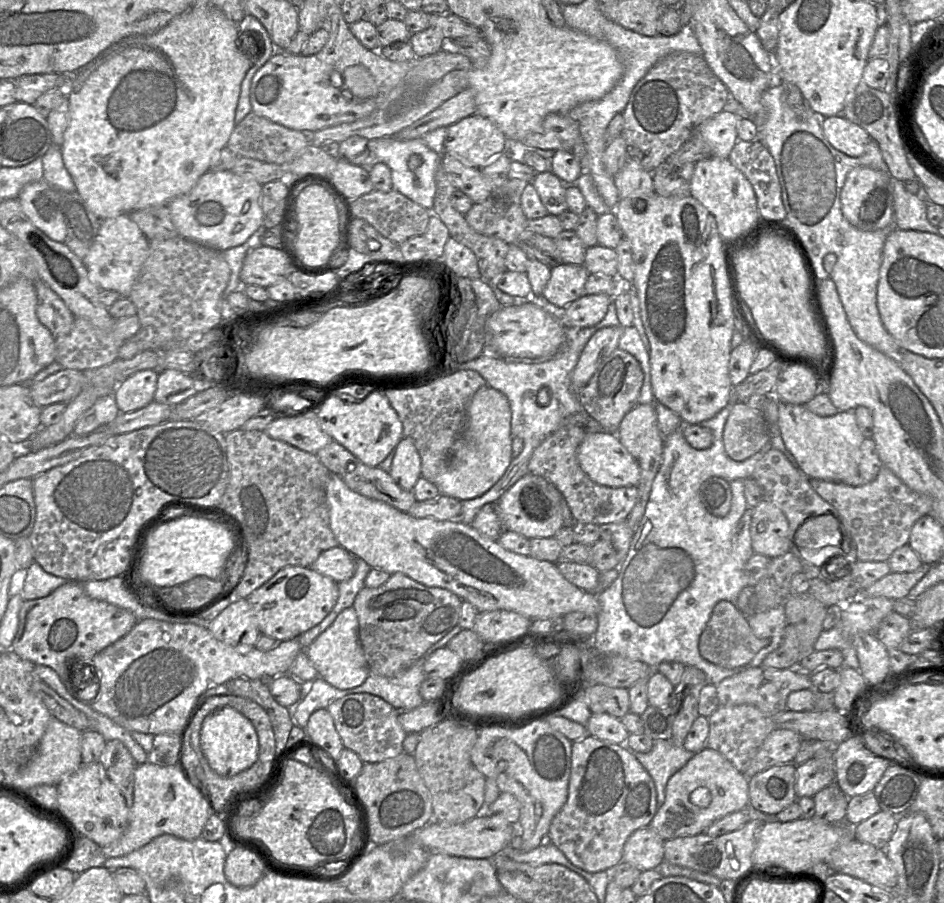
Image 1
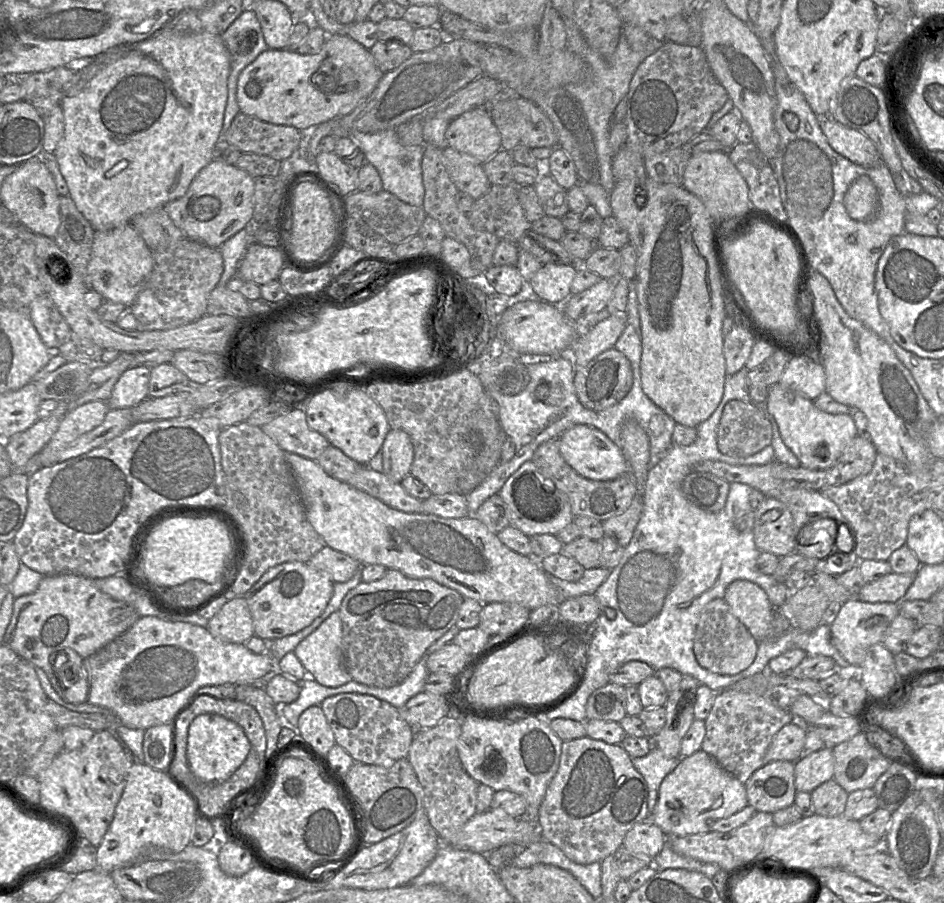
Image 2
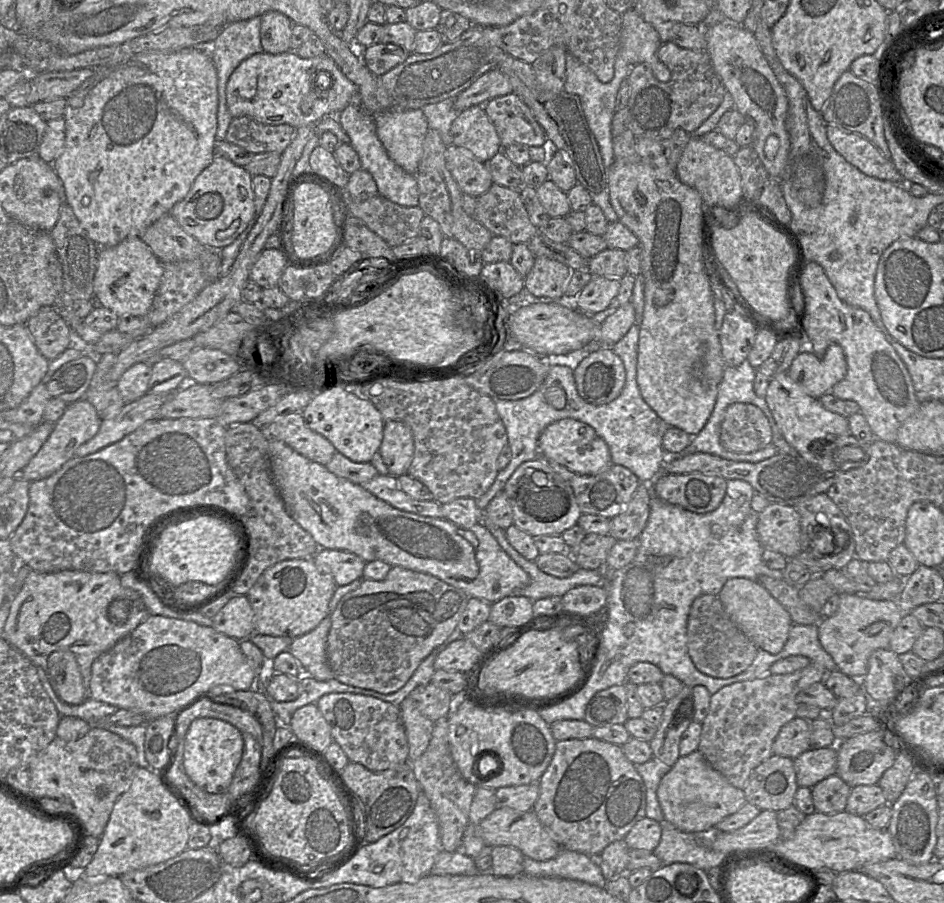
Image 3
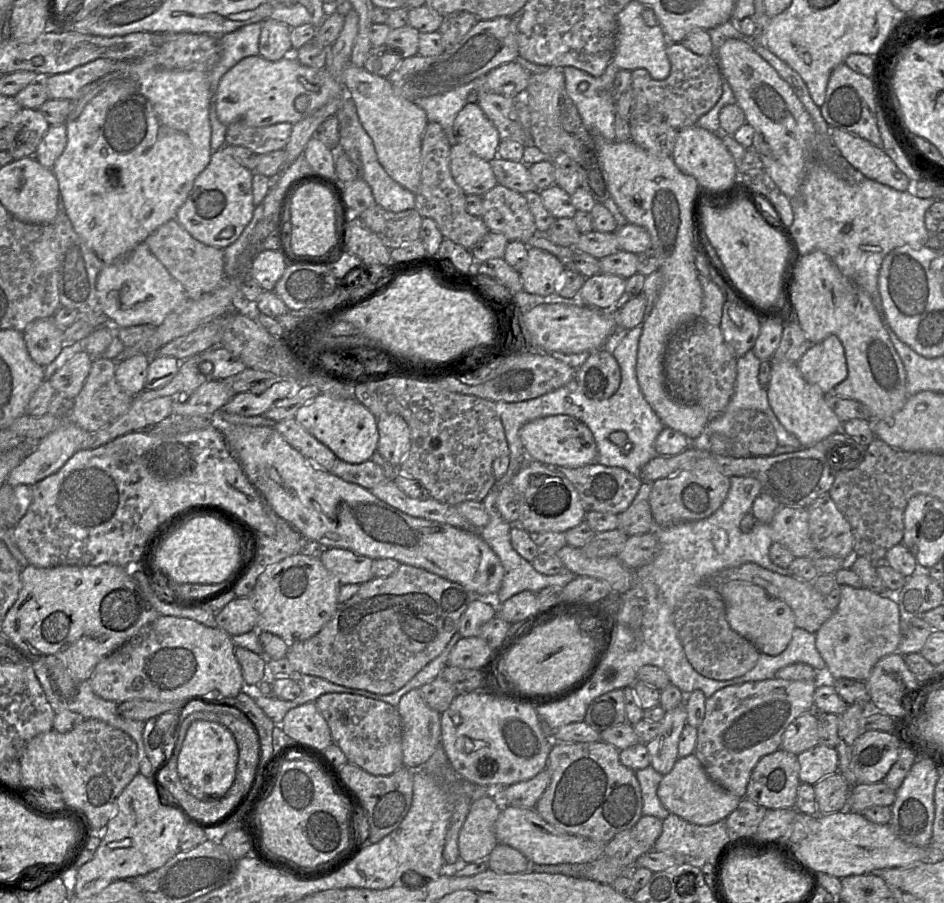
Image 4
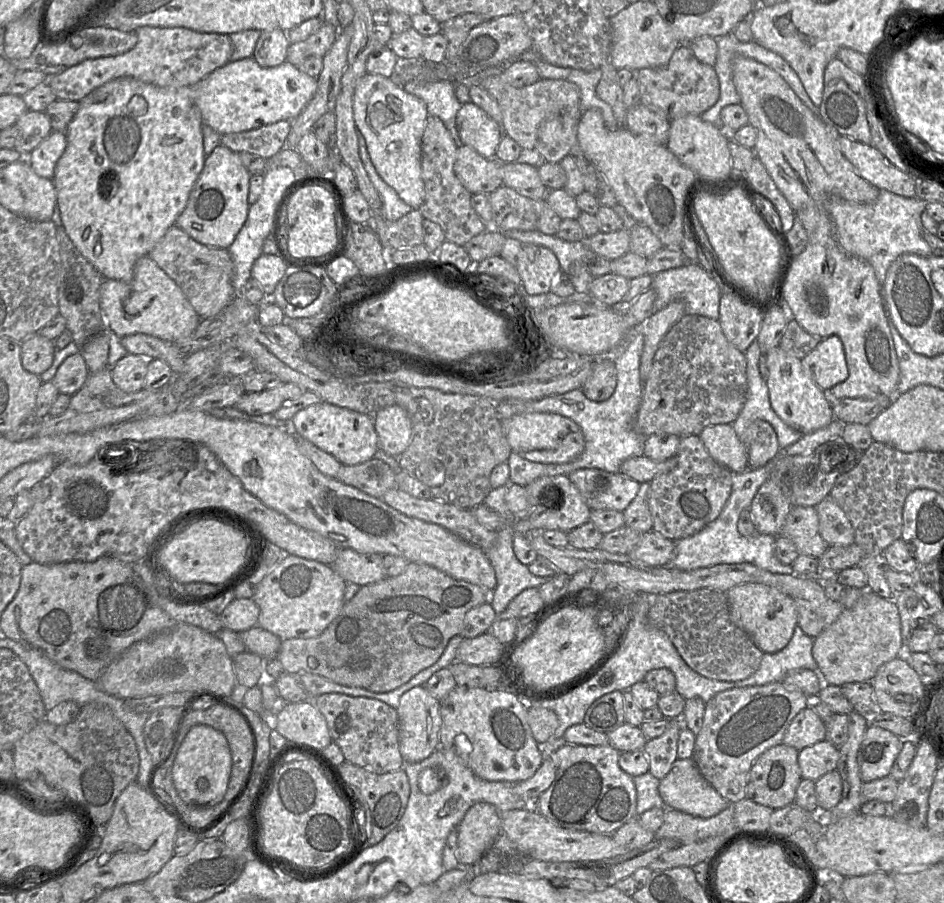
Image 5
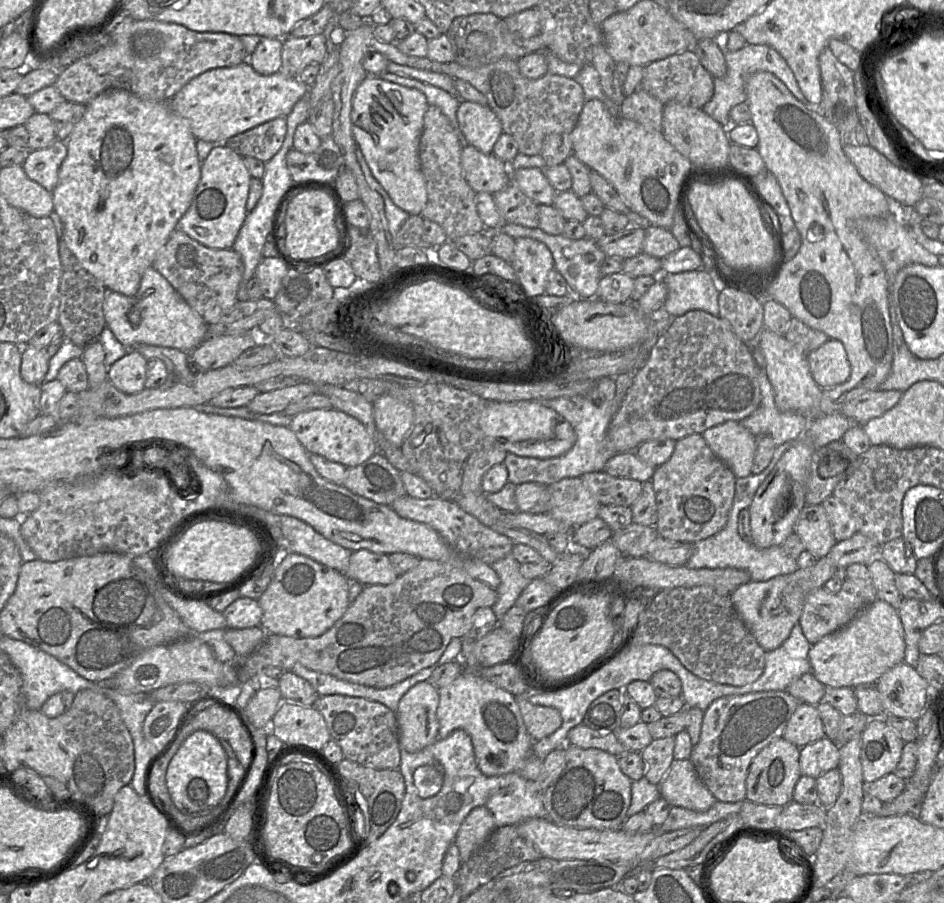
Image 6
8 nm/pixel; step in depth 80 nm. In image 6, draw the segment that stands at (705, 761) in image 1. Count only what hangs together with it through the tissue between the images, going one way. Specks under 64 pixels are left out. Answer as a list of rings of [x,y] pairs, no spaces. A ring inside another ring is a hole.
[[[674,759],[658,788],[661,797],[671,807],[705,812],[717,802],[698,777],[689,759]]]

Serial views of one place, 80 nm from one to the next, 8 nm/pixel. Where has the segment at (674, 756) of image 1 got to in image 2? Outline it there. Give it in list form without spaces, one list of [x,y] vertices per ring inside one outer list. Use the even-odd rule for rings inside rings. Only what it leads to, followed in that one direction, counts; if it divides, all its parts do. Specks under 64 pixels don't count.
[[[651,748],[644,757],[632,758],[635,769],[644,777],[648,786],[648,812],[651,815],[659,797],[662,780],[679,764],[681,758],[667,758],[658,748]]]

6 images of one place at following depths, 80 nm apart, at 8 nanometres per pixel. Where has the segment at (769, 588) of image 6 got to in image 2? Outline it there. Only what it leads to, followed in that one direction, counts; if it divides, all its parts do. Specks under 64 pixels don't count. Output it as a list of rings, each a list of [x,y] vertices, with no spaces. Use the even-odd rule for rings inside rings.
[[[735,580],[727,587],[723,599],[758,643],[775,638],[777,608],[772,606],[760,586],[748,580]]]

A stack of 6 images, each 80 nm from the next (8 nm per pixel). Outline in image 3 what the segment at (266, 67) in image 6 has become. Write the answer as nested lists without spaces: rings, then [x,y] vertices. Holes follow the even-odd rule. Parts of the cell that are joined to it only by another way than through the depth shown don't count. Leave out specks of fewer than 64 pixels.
[[[278,11],[261,15],[261,45],[264,52],[281,54],[290,50],[290,39],[294,23]]]

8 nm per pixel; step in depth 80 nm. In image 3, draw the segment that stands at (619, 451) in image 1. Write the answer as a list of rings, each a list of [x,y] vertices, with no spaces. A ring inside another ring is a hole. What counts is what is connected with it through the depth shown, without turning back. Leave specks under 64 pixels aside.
[[[564,418],[547,426],[538,439],[538,449],[539,454],[548,461],[580,475],[596,475],[615,465],[606,442],[590,425],[572,418]]]

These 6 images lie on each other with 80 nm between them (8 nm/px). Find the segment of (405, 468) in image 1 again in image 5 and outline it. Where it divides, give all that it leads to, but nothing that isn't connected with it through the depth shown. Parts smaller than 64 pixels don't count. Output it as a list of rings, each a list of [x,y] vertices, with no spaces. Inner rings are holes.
[[[398,405],[386,406],[373,415],[378,448],[399,457],[408,447],[412,424],[407,412]]]

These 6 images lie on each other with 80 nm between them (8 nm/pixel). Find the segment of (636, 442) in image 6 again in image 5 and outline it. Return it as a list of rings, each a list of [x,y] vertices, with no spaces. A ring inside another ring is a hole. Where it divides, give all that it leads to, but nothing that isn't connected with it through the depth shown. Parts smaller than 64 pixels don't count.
[[[685,315],[664,336],[642,385],[635,431],[649,437],[656,433],[680,438],[700,435],[707,426],[732,424],[747,398],[745,354],[725,337],[718,320]]]

